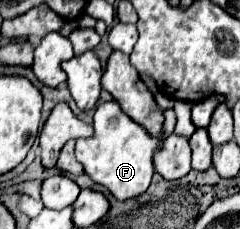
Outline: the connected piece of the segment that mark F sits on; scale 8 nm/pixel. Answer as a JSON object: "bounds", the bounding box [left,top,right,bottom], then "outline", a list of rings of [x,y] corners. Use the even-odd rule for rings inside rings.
{"bounds":[76,102,158,200],"outline":[[[112,102],[100,104],[94,112],[94,136],[76,140],[76,160],[84,172],[100,186],[104,186],[116,200],[130,200],[146,192],[154,174],[152,156],[158,140],[146,134],[146,130],[122,114],[120,106]]]}

